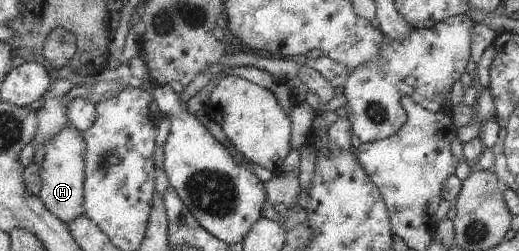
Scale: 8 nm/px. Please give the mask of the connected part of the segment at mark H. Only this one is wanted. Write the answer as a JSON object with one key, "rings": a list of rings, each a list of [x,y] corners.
{"rings":[[[68,124],[56,137],[46,143],[43,161],[40,163],[42,180],[39,198],[46,209],[63,221],[67,227],[70,222],[85,215],[83,187],[85,180],[86,142],[81,131]]]}

